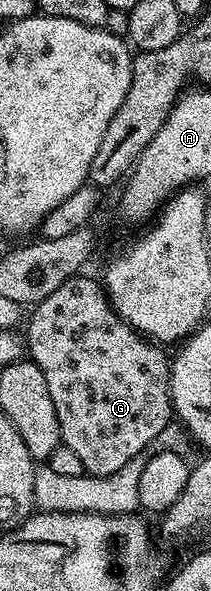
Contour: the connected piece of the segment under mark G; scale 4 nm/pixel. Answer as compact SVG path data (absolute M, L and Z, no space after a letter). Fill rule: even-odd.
M80 275L69 278L65 283L61 283L61 287L57 287L57 291L53 291L53 295L49 295L30 310L31 322L27 325L27 337L25 333L25 349L30 360L35 361L37 367L41 367L41 375L45 375L45 383L49 387L49 399L53 399L53 411L57 411L60 442L69 446L81 459L84 474L109 476L120 470L125 463L128 463L129 459L133 458L133 455L141 452L151 440L160 434L161 429L167 425L167 422L172 420L171 367L169 357L166 357L159 350L162 348L156 342L144 337L142 333L138 333L132 325L126 325L112 309L111 302L107 300L107 294L102 284L96 278L94 281L93 278L87 276Z

